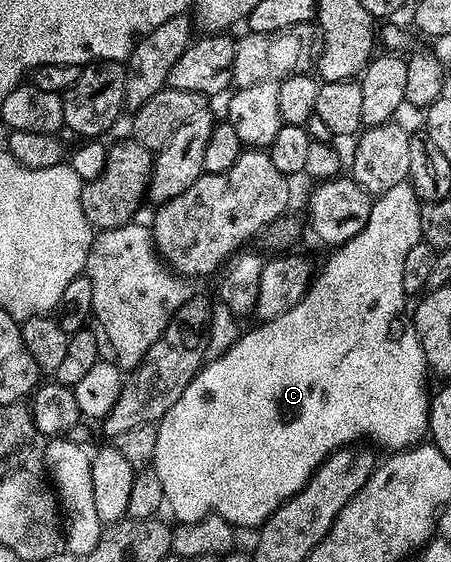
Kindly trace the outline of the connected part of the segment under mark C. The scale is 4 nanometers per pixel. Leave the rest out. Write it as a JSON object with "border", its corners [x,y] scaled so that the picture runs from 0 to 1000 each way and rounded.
{"border":[[[898,324],[874,331],[874,338],[856,338],[845,349],[831,351],[820,374],[820,388],[803,409],[776,431],[752,436],[745,448],[718,470],[718,479],[698,486],[696,496],[683,507],[672,534],[661,537],[634,559],[612,562],[603,569],[570,575],[559,584],[532,594],[525,605],[497,630],[479,639],[463,639],[446,655],[443,664],[426,674],[421,687],[404,694],[404,708],[377,722],[377,730],[350,751],[350,794],[341,831],[350,843],[350,858],[359,858],[364,895],[370,909],[381,909],[397,931],[439,929],[459,918],[488,918],[525,941],[574,941],[634,891],[661,872],[678,865],[683,852],[727,810],[743,804],[749,794],[780,794],[809,776],[827,792],[845,790],[851,801],[902,801],[916,790],[933,788],[949,765],[949,722],[953,717],[953,690],[940,685],[940,674],[953,669],[945,637],[936,630],[936,616],[922,600],[920,584],[907,580],[887,564],[900,528],[891,516],[891,466],[900,466],[900,452],[909,452],[909,438],[933,432],[931,423],[931,367],[914,342],[911,327]]]}

